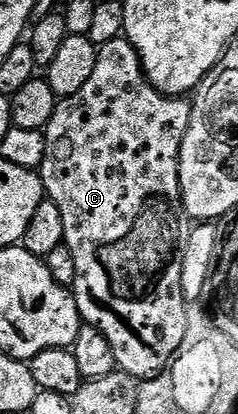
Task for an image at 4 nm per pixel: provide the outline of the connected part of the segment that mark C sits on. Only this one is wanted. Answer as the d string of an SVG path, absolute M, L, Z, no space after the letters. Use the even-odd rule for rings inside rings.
M121 35L112 42L99 47L96 66L92 69L88 82L84 82L84 87L76 90L76 94L59 99L56 114L52 114L52 122L48 122L44 130L46 153L40 169L42 191L48 199L56 202L56 207L60 210L60 218L64 218L64 245L75 259L76 274L72 291L78 313L85 323L96 326L96 330L100 330L100 334L108 338L112 346L112 354L116 354L119 369L132 374L140 382L153 381L154 377L165 372L171 360L177 357L180 342L184 342L188 305L184 298L184 290L180 290L180 270L184 262L184 250L190 237L192 221L184 210L178 177L178 159L180 158L180 146L184 142L184 134L190 125L190 105L189 99L180 96L165 96L163 92L152 86L152 82L148 82L136 50L130 45L125 35Z

